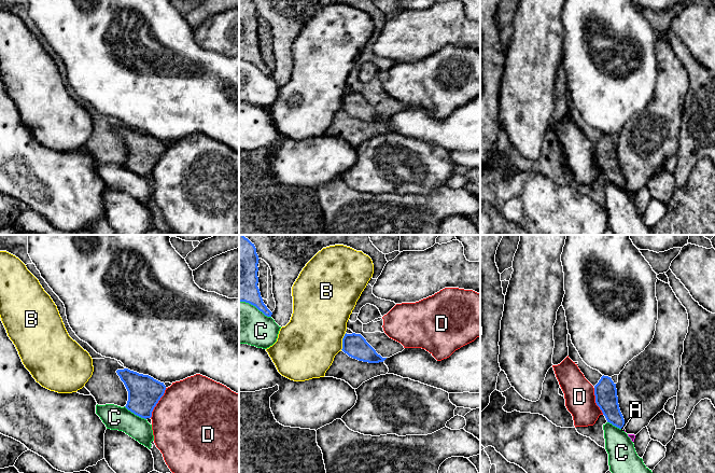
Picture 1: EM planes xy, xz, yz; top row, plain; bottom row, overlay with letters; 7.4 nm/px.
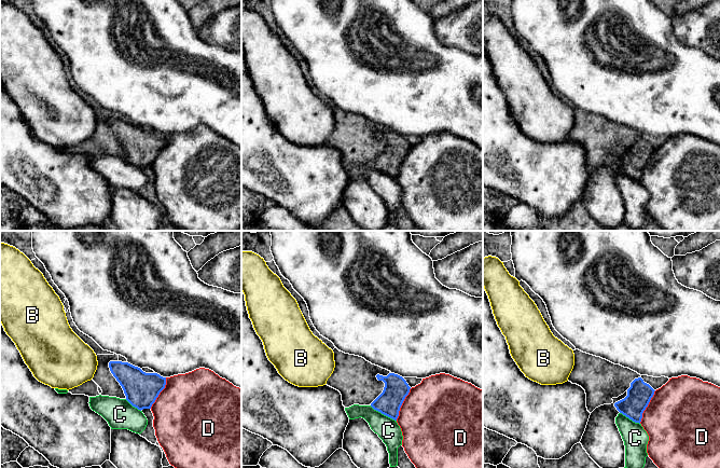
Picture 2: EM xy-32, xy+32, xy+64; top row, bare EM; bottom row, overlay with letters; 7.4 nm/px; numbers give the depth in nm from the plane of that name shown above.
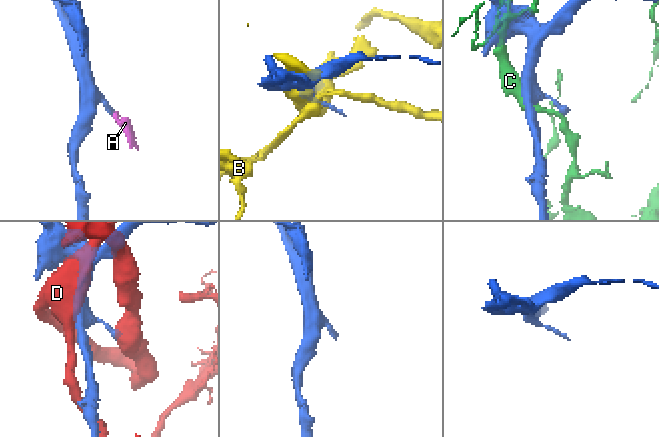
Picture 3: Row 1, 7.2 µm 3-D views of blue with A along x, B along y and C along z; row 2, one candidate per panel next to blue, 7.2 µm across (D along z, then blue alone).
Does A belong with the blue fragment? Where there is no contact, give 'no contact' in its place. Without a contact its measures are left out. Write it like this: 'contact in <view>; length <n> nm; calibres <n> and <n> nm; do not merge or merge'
contact in yz; length 40 nm; calibres 170 and 20 nm; merge

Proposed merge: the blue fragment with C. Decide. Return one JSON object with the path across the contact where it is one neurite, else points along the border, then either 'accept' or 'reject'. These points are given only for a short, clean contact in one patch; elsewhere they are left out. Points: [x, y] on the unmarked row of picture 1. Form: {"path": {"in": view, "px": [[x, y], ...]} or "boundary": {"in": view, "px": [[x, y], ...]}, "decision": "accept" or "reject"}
{"decision": "reject"}

